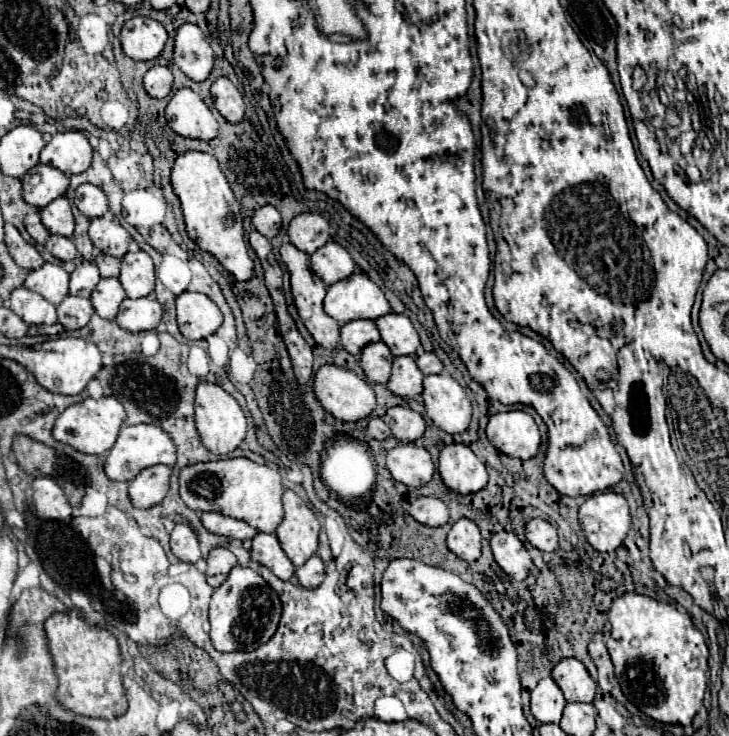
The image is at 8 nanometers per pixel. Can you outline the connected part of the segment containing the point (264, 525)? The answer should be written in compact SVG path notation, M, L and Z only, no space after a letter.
M222 459L214 463L194 463L180 471L180 497L194 511L216 511L240 521L262 533L274 533L282 521L282 479L272 467L258 465L250 459Z

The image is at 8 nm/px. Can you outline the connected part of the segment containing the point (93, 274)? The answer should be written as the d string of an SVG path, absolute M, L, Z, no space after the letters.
M92 261L76 265L76 269L70 273L70 295L90 297L98 281L100 281L100 273Z

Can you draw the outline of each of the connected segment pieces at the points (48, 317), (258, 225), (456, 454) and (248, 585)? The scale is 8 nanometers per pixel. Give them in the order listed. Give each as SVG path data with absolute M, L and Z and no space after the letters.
M18 287L10 293L10 309L28 325L54 325L56 307L34 291Z
M272 205L260 207L260 209L254 213L254 217L252 217L252 227L254 227L256 231L260 231L260 233L262 233L264 237L268 237L268 239L272 239L272 237L278 233L280 225L282 225L282 217L280 217L278 209L272 207Z
M452 443L440 451L438 471L450 491L468 495L486 487L488 471L468 445Z
M236 565L210 599L210 641L218 651L252 651L278 629L282 605L274 589L252 569Z

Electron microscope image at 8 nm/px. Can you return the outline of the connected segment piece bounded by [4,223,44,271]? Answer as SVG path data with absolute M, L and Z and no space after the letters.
M10 223L4 225L4 243L8 247L8 253L12 255L12 259L24 267L24 269L38 269L40 265L44 265L44 259L40 257L40 253L36 251L34 245L26 243L22 239L22 235L18 233L18 229Z

